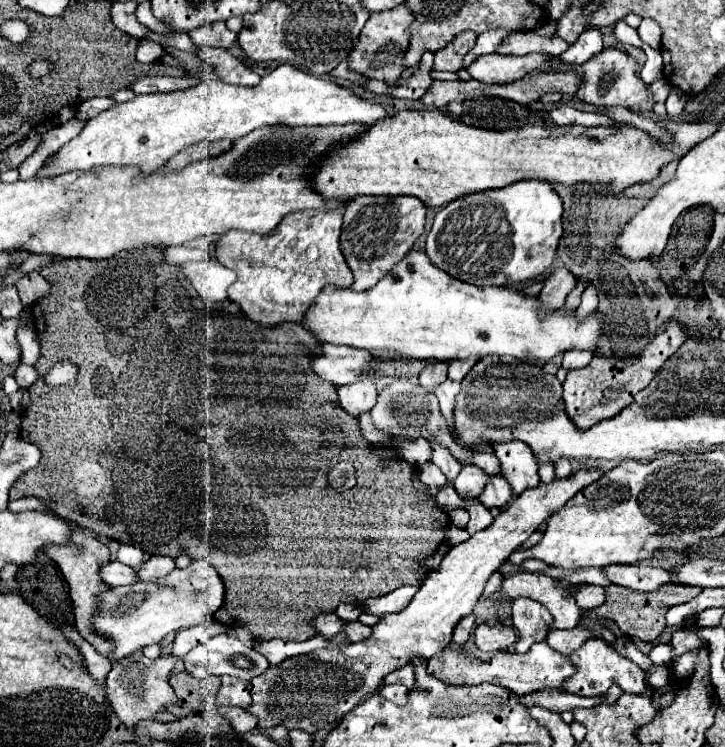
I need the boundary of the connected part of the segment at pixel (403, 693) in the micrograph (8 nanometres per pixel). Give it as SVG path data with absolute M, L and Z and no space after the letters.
M394 683L394 685L384 685L380 689L380 695L388 701L392 701L394 705L406 705L408 701L408 689L400 683Z

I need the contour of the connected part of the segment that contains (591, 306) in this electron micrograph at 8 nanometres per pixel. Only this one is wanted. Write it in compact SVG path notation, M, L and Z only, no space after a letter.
M588 283L586 291L582 295L582 303L580 303L576 313L578 313L578 317L586 317L592 311L596 311L596 307L598 307L598 293L596 293L596 287L592 283Z

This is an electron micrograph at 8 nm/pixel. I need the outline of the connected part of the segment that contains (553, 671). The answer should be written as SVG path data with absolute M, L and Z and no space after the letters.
M546 641L534 643L528 653L518 655L518 653L498 653L490 663L472 659L466 655L464 649L454 649L446 647L440 653L440 659L432 657L428 661L428 673L438 677L442 683L448 685L480 685L480 683L492 683L492 685L502 685L514 691L516 695L526 695L532 691L544 691L544 689L560 689L568 677L576 673L576 665L568 655L562 655L548 647Z

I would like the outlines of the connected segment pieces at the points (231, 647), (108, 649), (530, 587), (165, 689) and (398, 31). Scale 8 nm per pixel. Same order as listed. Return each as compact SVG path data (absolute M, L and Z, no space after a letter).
M230 635L212 637L186 655L186 669L196 677L198 663L206 667L208 675L232 675L242 681L252 681L270 667L264 655L252 647L246 647L242 641Z
M80 527L74 529L72 541L74 541L74 545L68 545L68 547L48 547L48 551L44 551L44 553L46 553L52 561L58 563L58 567L60 567L64 579L66 579L68 585L70 585L70 597L72 597L72 603L74 603L74 615L76 615L76 629L78 629L78 633L80 633L100 655L104 655L104 657L110 659L110 657L112 657L112 647L114 647L114 643L108 641L108 639L104 639L104 637L100 637L100 635L92 629L92 623L90 623L92 617L94 617L96 611L98 611L98 605L100 605L98 595L108 589L108 585L100 579L98 573L100 573L100 569L110 561L110 551L108 551L108 547L102 545L96 537L86 535L86 531L80 529Z
M520 571L502 581L500 587L500 601L512 601L516 597L530 597L540 601L552 613L552 629L572 629L580 621L578 607L574 599L566 593L572 587L556 587L556 581L544 573L530 573Z
M142 653L128 655L112 665L112 671L106 677L108 687L108 701L118 715L118 719L134 731L136 725L144 719L156 719L160 711L164 711L168 705L174 705L178 699L174 695L174 689L168 683L170 671L174 669L172 657L160 657L160 659L148 659Z
M406 5L370 13L370 19L366 21L360 33L360 41L348 57L348 69L368 79L380 79L384 83L394 85L404 73L404 51L408 49L410 25L412 25L412 13L408 13Z

